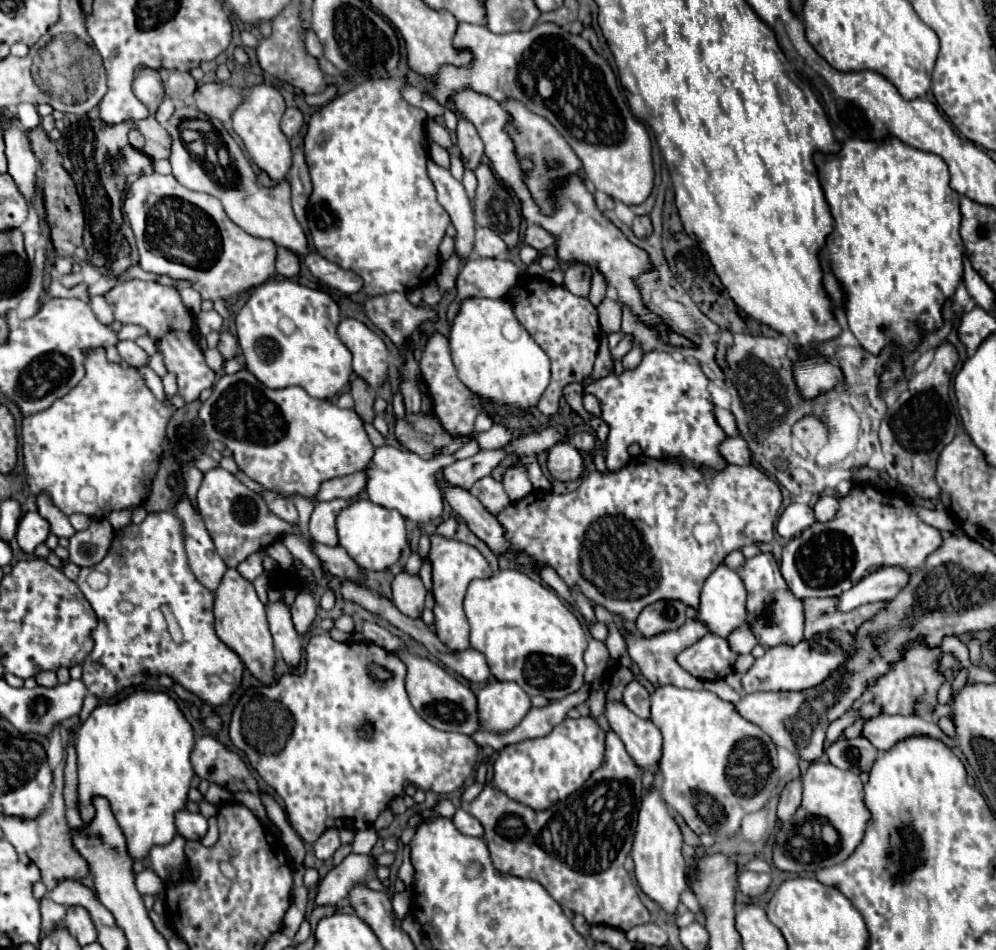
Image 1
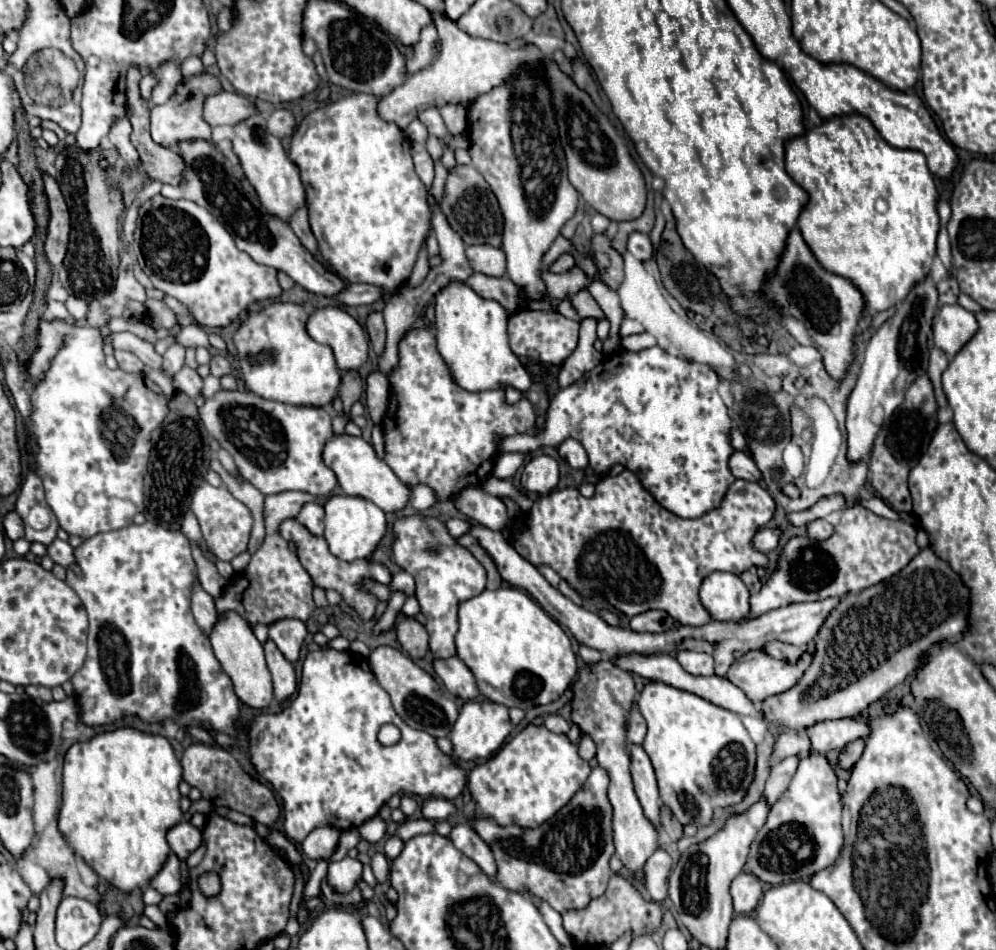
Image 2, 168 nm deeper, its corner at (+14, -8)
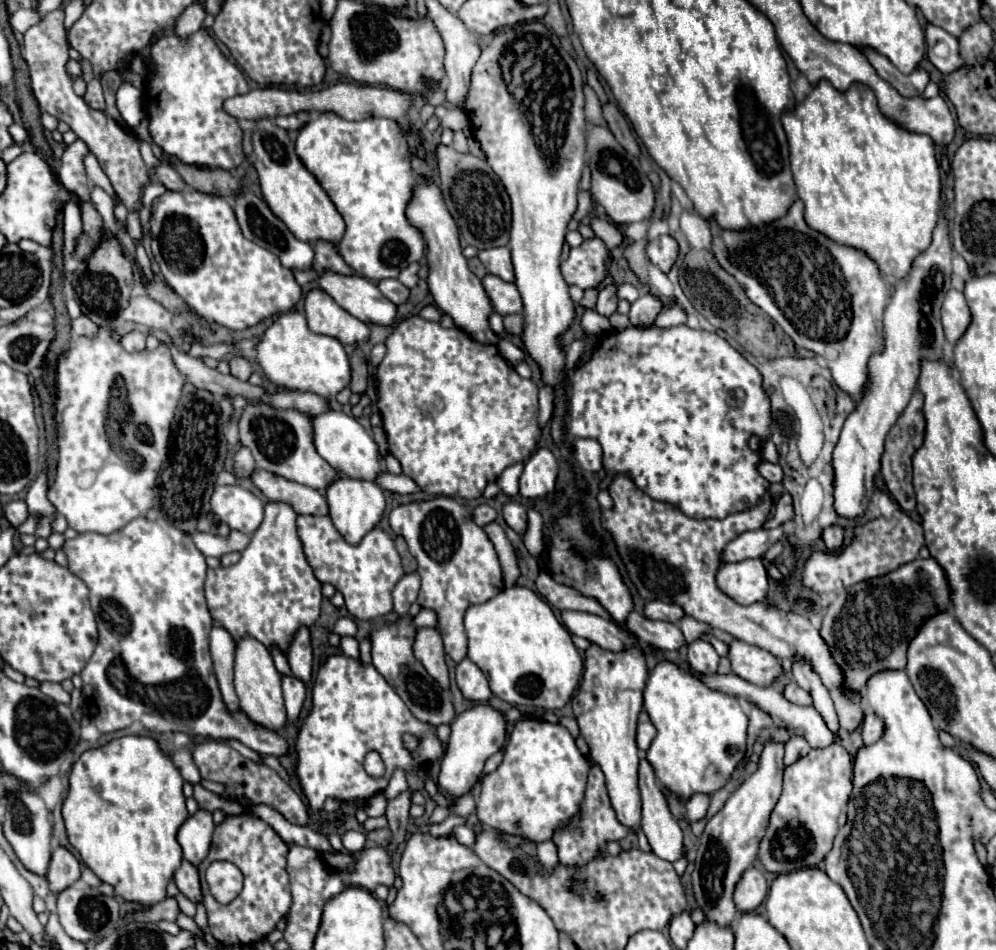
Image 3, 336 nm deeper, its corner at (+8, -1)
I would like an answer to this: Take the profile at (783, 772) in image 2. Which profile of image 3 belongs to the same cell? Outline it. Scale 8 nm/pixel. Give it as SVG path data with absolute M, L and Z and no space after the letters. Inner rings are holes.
M792 736L784 746L784 766L792 766L796 760L804 758L810 752L810 746L804 738Z

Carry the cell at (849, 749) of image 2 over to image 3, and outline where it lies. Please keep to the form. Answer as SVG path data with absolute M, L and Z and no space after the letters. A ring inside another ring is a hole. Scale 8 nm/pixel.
M868 710L866 716L864 716L864 722L862 722L862 740L864 740L864 746L874 744L882 736L882 732L884 732L882 720L872 710Z

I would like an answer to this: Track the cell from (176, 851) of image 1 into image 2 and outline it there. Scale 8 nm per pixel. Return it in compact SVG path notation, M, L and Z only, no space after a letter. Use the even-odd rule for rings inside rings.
M170 853L166 865L160 869L160 873L150 881L150 885L162 893L162 895L172 895L178 893L182 887L182 875L180 875L180 859Z

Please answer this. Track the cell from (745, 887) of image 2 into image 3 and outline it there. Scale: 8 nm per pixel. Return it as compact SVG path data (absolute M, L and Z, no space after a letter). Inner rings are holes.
M748 868L734 890L734 902L738 912L750 912L762 904L768 894L768 882L756 868Z

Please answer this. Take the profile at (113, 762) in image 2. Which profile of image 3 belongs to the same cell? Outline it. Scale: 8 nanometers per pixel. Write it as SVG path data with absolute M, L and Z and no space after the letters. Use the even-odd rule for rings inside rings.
M122 736L112 742L86 750L72 766L70 792L62 806L66 834L80 852L84 864L102 880L114 886L116 896L142 906L166 898L166 884L182 862L182 848L176 842L180 824L188 818L186 798L182 794L184 778L172 758L162 752L158 742L148 736Z

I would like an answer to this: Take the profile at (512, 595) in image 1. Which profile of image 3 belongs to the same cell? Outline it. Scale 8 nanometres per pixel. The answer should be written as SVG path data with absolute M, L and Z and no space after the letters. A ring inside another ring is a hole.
M504 588L488 602L470 606L464 616L464 626L468 634L468 658L484 672L494 696L514 706L556 710L570 700L574 688L580 684L584 668L583 658L578 648L572 644L570 632L558 622L552 608L530 588Z

